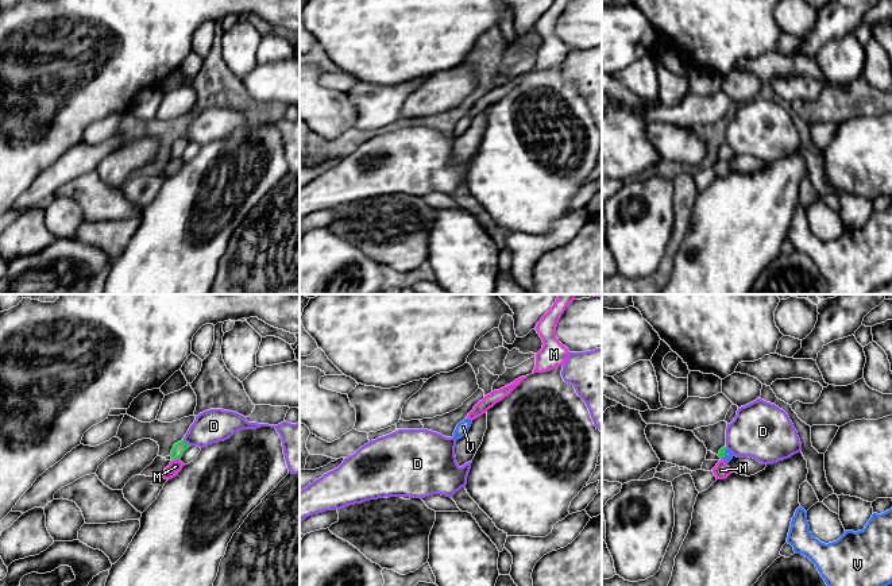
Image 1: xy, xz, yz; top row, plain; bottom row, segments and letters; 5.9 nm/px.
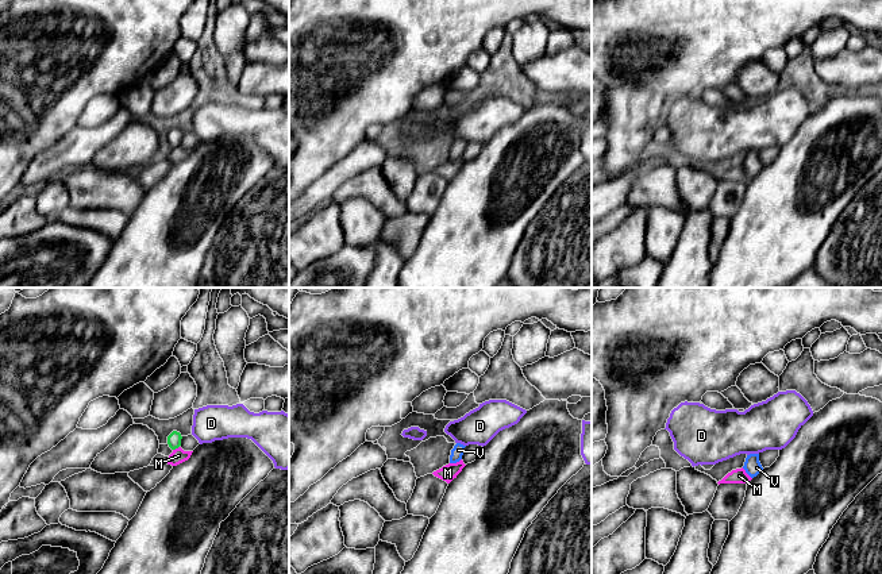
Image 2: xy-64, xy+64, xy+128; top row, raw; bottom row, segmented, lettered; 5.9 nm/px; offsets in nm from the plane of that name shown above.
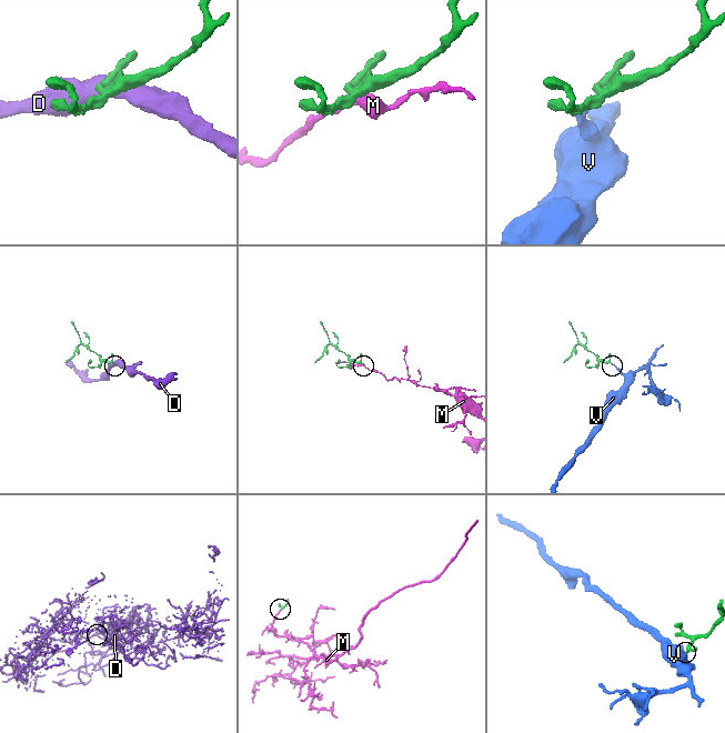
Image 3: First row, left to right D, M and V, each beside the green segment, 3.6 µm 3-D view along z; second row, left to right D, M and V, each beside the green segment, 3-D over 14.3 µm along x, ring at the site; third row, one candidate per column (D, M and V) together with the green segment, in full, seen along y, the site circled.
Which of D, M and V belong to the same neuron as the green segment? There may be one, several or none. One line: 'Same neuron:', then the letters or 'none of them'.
Same neuron: V

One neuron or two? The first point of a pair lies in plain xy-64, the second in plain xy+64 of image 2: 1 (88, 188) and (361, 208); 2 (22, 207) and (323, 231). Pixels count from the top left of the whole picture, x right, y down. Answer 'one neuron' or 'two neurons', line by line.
1: two neurons
2: one neuron

